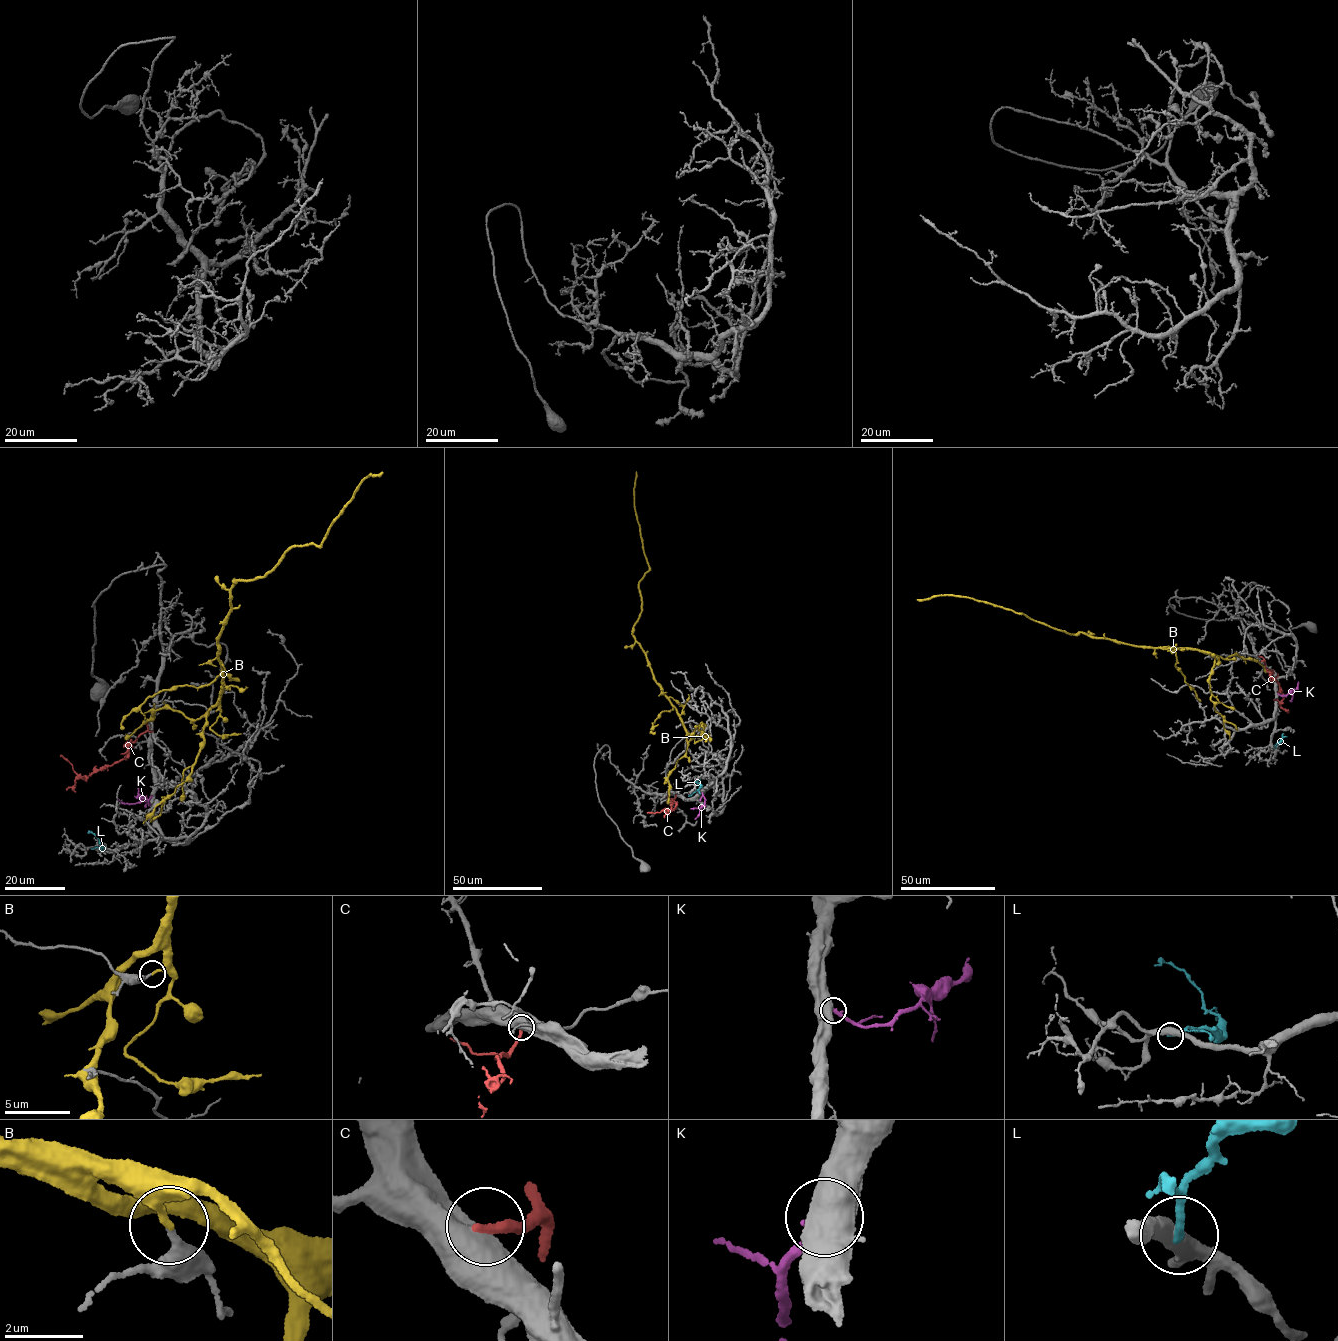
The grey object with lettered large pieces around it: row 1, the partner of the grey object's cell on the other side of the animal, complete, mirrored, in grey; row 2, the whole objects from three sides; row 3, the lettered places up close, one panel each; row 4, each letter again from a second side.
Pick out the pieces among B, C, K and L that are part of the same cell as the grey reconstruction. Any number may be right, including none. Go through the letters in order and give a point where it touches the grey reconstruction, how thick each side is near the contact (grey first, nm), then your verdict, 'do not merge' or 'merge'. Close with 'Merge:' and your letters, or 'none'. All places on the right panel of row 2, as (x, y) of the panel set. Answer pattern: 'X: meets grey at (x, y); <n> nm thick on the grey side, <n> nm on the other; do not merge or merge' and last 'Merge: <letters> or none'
B: meets grey at (1209, 654); 280 nm thick on the grey side, 160 nm on the other; do not merge
C: meets grey at (1262, 661); 750 nm thick on the grey side, 260 nm on the other; do not merge
K: meets grey at (1278, 694); 700 nm thick on the grey side, 280 nm on the other; merge
L: meets grey at (1275, 748); 460 nm thick on the grey side, 200 nm on the other; do not merge
Merge: K

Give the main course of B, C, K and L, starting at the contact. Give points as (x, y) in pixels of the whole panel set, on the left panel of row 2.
B: (216, 710), (224, 683), (218, 639), (234, 579), (262, 577), (293, 546), (322, 543), (363, 480), (383, 472)
C: (152, 731), (146, 731), (131, 743), (123, 759), (89, 776), (78, 775), (60, 755)
K: (152, 796), (148, 804), (139, 796), (138, 786)
L: (91, 849), (102, 848), (102, 844), (97, 836), (87, 833)

